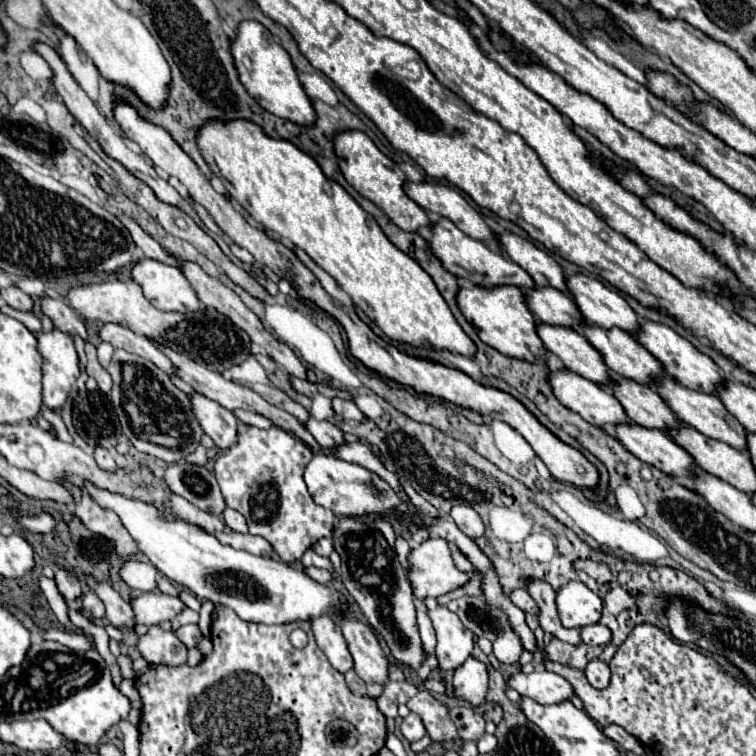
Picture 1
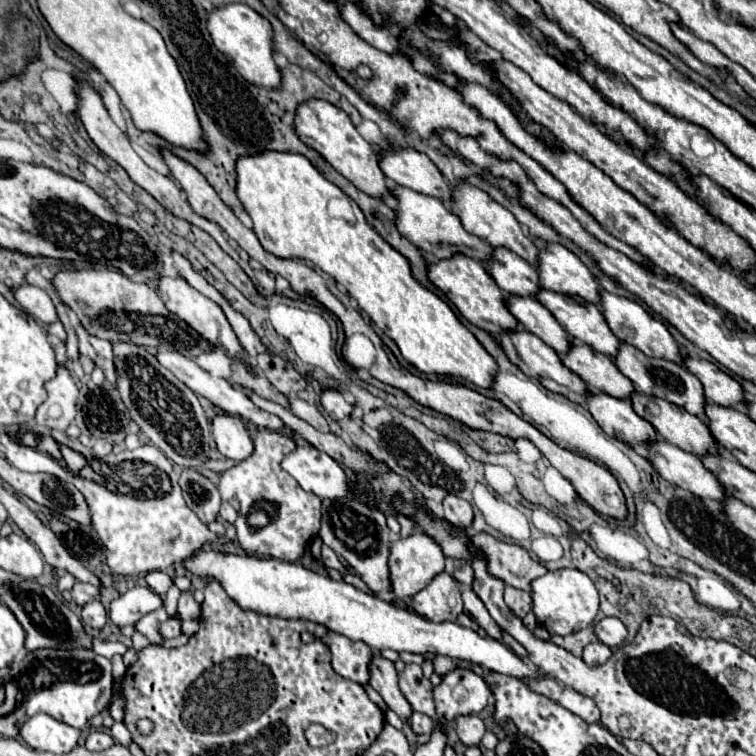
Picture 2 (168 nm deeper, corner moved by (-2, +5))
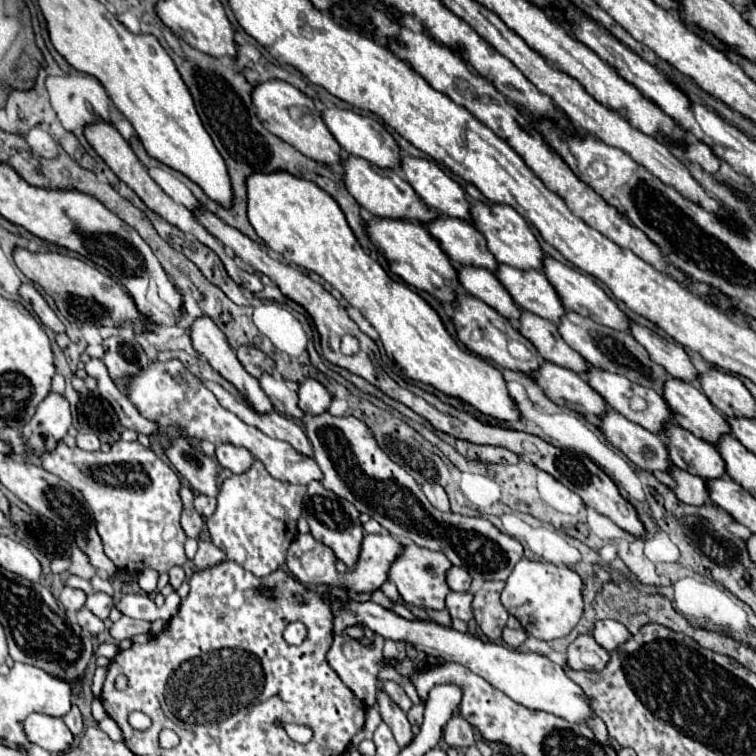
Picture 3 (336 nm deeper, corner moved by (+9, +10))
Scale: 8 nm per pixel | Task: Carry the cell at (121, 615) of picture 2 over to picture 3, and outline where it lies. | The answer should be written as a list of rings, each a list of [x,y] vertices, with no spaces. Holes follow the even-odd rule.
[[[93,593],[93,595],[89,595],[87,601],[85,601],[85,607],[87,607],[93,615],[97,615],[101,621],[107,619],[107,615],[109,615],[109,611],[111,611],[111,605],[113,605],[113,597],[109,597],[107,593]]]

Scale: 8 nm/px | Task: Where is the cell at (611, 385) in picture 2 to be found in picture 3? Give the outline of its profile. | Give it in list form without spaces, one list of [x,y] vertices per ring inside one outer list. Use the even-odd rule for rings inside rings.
[[[521,309],[517,329],[527,341],[535,345],[537,353],[543,359],[553,361],[555,365],[567,367],[579,375],[585,373],[585,369],[589,369],[589,363],[561,339],[561,335],[557,333],[557,327],[551,321]]]

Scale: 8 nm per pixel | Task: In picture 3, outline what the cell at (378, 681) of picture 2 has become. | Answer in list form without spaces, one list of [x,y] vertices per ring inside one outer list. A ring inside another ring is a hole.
[[[379,691],[379,699],[377,699],[379,703],[379,713],[381,713],[381,717],[383,717],[383,721],[391,727],[391,731],[393,731],[393,737],[395,737],[395,741],[397,741],[397,745],[403,749],[403,747],[407,747],[411,741],[413,741],[413,731],[411,731],[411,723],[407,721],[407,717],[405,717],[405,713],[385,695],[385,691]]]

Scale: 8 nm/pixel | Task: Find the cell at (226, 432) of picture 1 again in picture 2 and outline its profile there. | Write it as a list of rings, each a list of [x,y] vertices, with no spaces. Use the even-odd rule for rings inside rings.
[[[216,414],[212,418],[212,436],[216,440],[218,450],[236,462],[244,460],[252,454],[254,446],[244,422],[230,414]]]

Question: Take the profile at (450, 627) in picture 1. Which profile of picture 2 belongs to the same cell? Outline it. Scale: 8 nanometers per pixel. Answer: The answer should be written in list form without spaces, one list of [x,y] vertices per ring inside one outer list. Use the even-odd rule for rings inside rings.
[[[448,572],[438,574],[424,590],[414,596],[414,612],[432,622],[456,622],[462,614],[462,598]]]

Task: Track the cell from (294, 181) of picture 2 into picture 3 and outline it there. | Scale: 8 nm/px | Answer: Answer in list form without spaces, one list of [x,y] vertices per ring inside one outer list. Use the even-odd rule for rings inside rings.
[[[253,173],[247,179],[247,195],[249,221],[265,245],[291,263],[323,277],[349,305],[359,309],[375,327],[387,355],[401,367],[405,377],[427,383],[491,419],[511,423],[521,419],[501,371],[483,357],[461,349],[447,333],[439,315],[407,285],[393,281],[383,267],[361,249],[333,197],[315,183],[293,177],[291,173]]]

